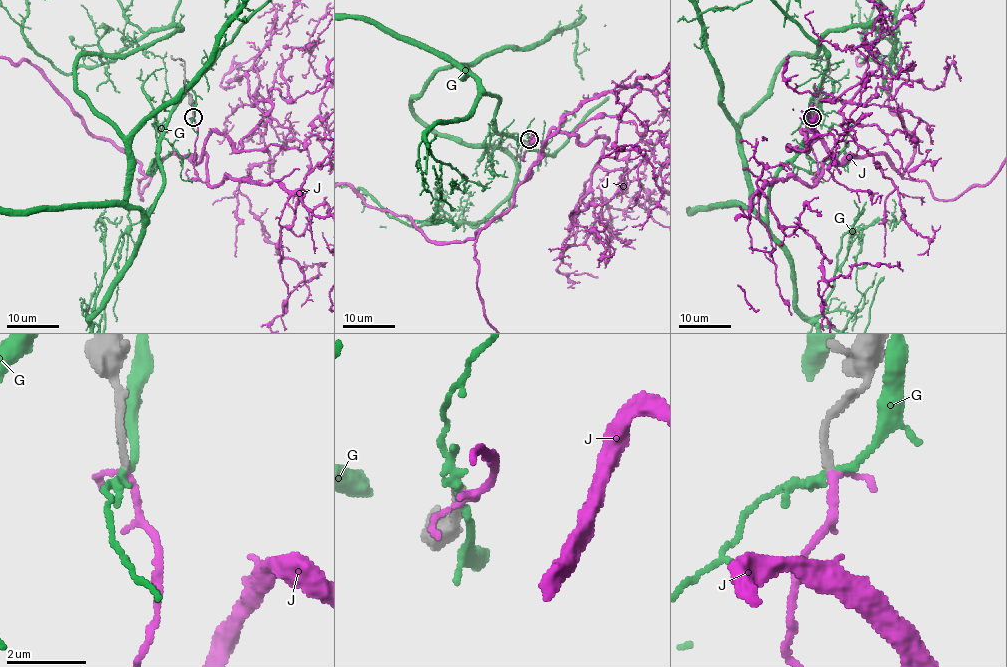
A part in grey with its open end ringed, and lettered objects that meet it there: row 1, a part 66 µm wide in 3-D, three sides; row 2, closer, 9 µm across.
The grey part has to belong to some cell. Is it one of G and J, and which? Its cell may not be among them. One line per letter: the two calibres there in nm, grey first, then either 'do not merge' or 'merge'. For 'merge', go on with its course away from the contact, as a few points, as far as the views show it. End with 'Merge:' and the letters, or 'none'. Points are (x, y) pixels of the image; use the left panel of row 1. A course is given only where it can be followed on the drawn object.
G: calibres 170 and 200 nm; do not merge
J: calibres 170 and 150 nm; merge
Merge: J

